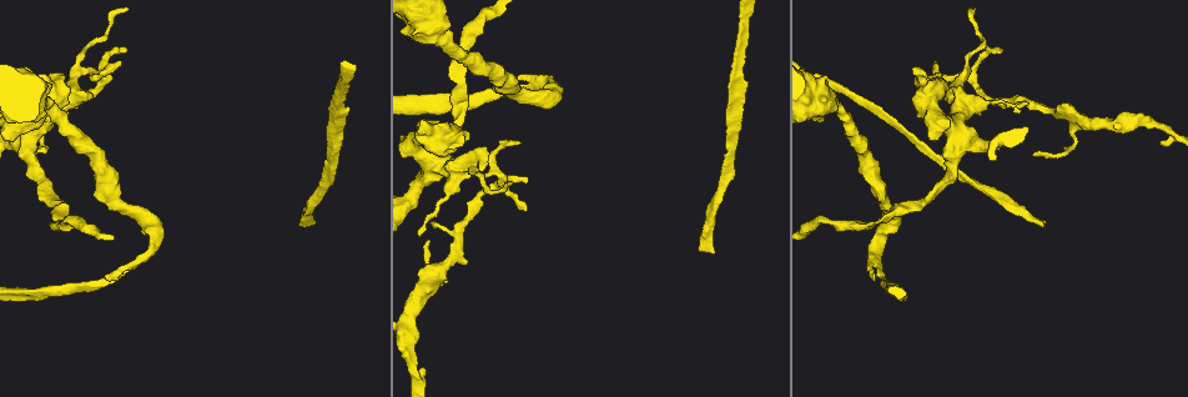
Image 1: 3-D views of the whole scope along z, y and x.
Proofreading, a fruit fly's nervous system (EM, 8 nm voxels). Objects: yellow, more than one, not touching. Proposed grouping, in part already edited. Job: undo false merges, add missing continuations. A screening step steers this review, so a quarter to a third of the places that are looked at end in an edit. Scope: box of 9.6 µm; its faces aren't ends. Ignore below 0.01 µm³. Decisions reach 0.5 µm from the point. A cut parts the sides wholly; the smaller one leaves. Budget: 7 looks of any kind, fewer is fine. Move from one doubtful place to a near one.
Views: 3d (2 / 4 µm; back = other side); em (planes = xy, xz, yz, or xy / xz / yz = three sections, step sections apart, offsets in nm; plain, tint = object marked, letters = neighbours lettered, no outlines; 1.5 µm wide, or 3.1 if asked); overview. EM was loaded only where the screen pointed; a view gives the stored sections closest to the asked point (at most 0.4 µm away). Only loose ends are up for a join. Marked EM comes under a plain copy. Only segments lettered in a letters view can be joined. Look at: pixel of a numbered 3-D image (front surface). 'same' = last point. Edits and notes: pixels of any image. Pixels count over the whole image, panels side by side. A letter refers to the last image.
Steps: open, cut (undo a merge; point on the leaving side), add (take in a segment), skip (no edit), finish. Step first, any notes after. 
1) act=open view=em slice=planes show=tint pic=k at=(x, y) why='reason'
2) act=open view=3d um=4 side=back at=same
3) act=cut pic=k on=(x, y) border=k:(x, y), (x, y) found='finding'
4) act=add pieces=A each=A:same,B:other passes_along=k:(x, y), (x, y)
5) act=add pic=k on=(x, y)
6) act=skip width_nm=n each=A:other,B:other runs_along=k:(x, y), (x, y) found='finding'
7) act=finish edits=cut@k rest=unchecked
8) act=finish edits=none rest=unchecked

act=open view=em slice=planes show=letters pic=1 at=(986, 103) why='thick turns thin'

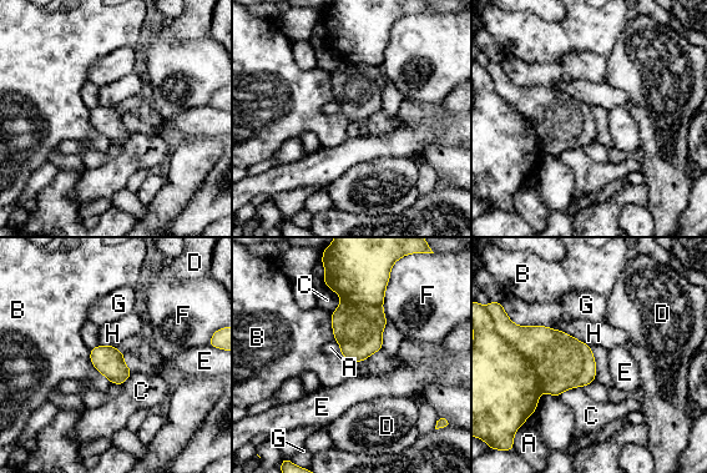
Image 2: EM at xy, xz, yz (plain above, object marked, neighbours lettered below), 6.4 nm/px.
act=cut pic=2 on=(561, 362) each=A:other,B:other,C:other,D:other,E:other,F:other,G:other,H:other border=2:(513, 345), (531, 365), (541, 392) found='a second neuron is stuck on'

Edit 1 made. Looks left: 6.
act=open view=overview why='redraw'

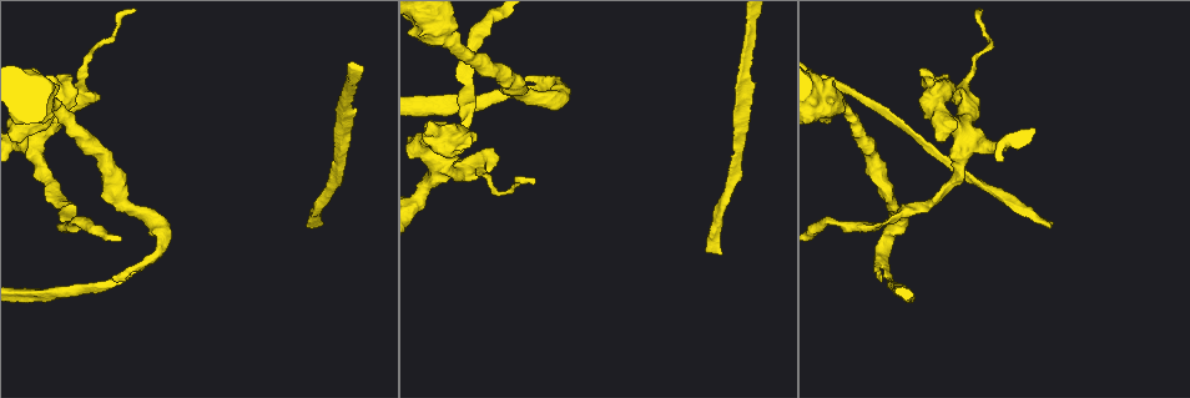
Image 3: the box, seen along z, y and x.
act=open view=em slice=planes show=tint pic=3 at=(882, 257) why='abrupt turn'

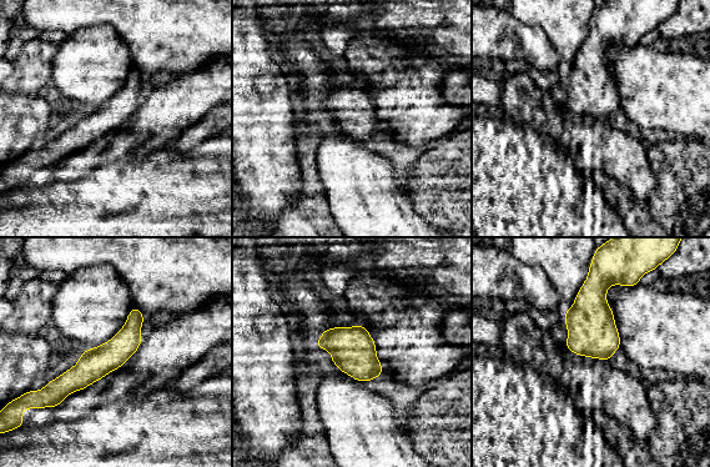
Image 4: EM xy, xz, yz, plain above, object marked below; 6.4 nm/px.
act=open view=em slice=planes show=letters at=same why='see the neighbours'

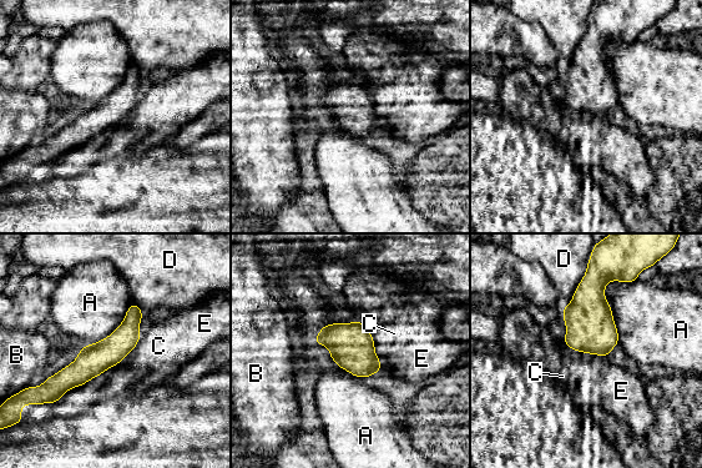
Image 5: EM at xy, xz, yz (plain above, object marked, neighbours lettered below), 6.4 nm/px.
act=skip each=A:other,B:other,C:other,D:other,E:other runs_along=5:(137, 311), (102, 355), (50, 391) found='continuous, no second neuron'

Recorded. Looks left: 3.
act=finish edits=cut@2 rest=unchecked

